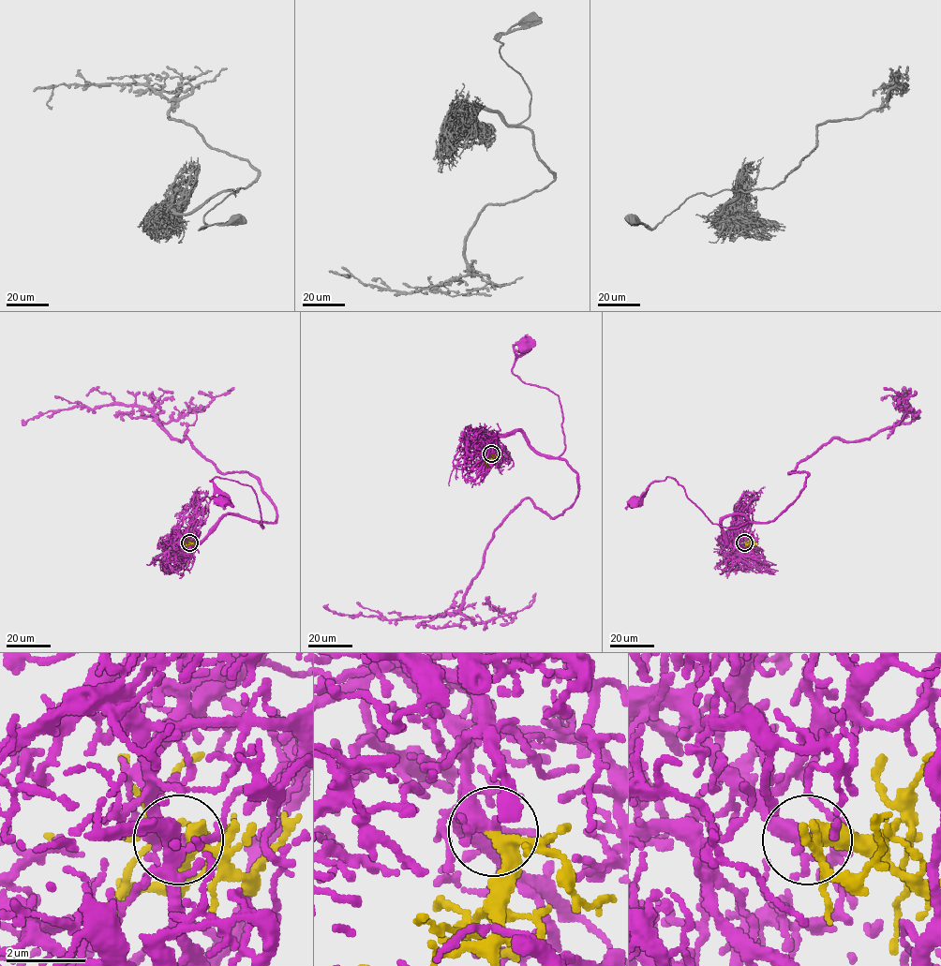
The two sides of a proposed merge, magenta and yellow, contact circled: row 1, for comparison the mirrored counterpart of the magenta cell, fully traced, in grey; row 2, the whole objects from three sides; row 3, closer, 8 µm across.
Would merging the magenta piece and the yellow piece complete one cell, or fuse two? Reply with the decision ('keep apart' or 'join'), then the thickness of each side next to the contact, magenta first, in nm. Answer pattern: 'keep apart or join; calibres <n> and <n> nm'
join; calibres 300 and 300 nm

